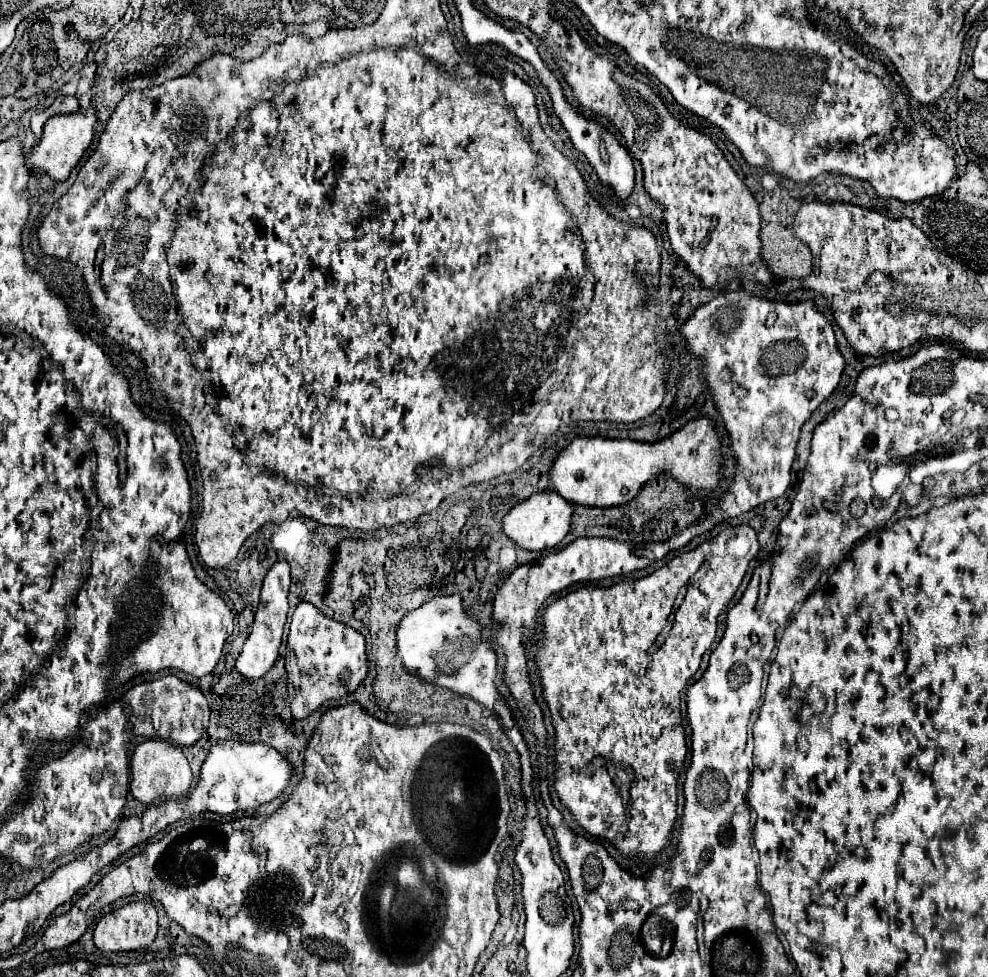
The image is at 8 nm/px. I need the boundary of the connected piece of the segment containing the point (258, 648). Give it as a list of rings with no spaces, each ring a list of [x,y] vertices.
[[[285,560],[273,564],[273,568],[267,572],[265,580],[263,580],[263,588],[261,588],[261,602],[259,608],[255,612],[255,622],[251,626],[251,634],[235,662],[235,668],[241,676],[249,678],[249,680],[257,680],[263,678],[271,666],[275,664],[277,656],[279,656],[279,646],[281,646],[281,634],[283,634],[283,626],[285,626],[285,618],[287,618],[287,594],[289,594],[289,564]]]

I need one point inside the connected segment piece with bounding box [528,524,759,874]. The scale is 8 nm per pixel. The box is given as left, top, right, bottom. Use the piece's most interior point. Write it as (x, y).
(598, 640)

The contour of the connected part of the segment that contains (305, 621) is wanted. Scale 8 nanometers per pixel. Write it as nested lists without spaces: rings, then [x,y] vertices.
[[[301,602],[295,608],[287,646],[295,654],[297,666],[301,668],[299,686],[287,688],[291,698],[291,712],[295,718],[309,716],[311,706],[321,706],[327,698],[341,698],[357,690],[357,686],[367,676],[369,662],[365,654],[363,634],[343,622],[325,616],[319,608],[309,602]]]

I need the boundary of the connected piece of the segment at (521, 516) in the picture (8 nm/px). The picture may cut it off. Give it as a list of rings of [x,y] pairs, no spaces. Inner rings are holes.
[[[543,490],[533,494],[531,498],[519,502],[509,510],[509,514],[503,518],[503,532],[521,548],[525,550],[545,550],[557,546],[567,532],[571,530],[571,514],[573,514],[573,504],[567,502],[561,494],[555,490]]]

